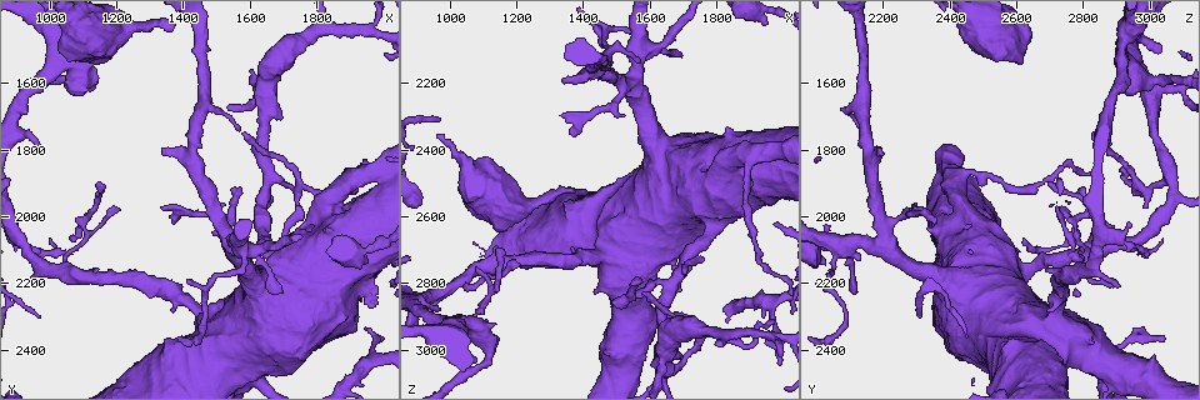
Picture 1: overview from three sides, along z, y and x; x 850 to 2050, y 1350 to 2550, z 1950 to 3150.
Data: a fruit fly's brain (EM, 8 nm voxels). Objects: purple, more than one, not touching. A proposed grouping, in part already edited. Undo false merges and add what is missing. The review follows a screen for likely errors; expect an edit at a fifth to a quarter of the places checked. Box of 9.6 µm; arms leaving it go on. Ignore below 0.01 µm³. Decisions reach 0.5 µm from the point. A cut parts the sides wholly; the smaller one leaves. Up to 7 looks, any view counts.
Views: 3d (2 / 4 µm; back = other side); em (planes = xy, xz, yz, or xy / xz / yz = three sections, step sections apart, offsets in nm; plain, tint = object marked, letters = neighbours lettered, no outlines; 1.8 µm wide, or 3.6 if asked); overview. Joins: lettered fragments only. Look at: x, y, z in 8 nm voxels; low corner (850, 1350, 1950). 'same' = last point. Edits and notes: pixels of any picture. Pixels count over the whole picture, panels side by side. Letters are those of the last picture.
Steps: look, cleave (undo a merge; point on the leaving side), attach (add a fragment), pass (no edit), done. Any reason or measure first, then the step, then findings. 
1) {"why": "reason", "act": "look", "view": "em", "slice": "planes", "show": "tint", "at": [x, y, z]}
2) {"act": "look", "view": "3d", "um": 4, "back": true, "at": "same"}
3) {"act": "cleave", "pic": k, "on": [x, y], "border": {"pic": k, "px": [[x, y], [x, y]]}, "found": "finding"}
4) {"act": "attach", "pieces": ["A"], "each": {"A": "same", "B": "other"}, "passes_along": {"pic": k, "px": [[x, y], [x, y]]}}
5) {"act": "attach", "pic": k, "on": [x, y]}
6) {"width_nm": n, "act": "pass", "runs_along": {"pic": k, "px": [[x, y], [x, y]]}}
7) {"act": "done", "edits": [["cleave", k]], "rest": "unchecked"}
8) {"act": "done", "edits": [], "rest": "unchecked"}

{"why": "sharp bend", "act": "look", "view": "3d", "um": 2, "back": true, "at": [1660, 1890, 3060]}

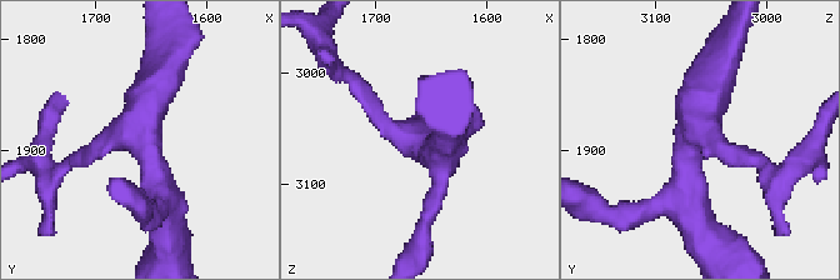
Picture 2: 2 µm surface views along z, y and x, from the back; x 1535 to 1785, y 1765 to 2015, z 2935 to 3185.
{"arms": 4, "act": "look", "view": "em", "um": 3.6, "slice": "planes", "show": "plain", "at": [1658, 1886, 3062]}

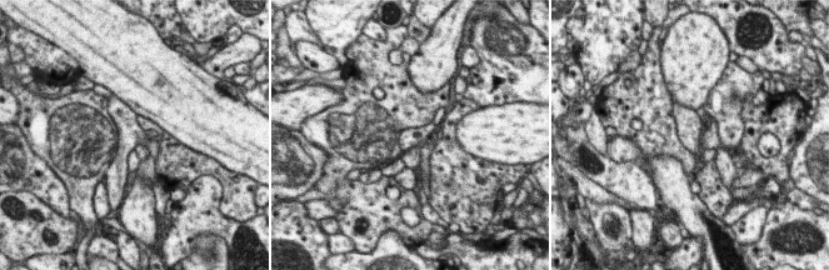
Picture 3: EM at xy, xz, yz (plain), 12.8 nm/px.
{"why": "what lies round it", "act": "look", "view": "em", "um": 3.6, "slice": "planes", "show": "letters", "at": "same"}

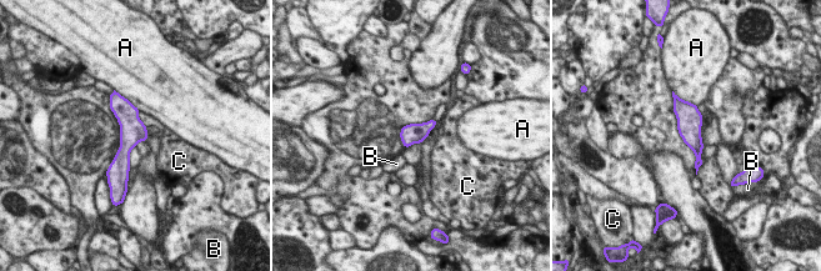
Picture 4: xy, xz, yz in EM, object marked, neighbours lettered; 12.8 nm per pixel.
{"act": "pass", "each": {"A": "other", "B": "other", "C": "other"}, "border": {"pic": 4, "px": [[119, 94], [140, 110]]}, "found": "one cell here"}

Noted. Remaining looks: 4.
{"why": "thick turns thin", "act": "look", "view": "3d", "um": 2, "at": [1650, 1630, 3000]}

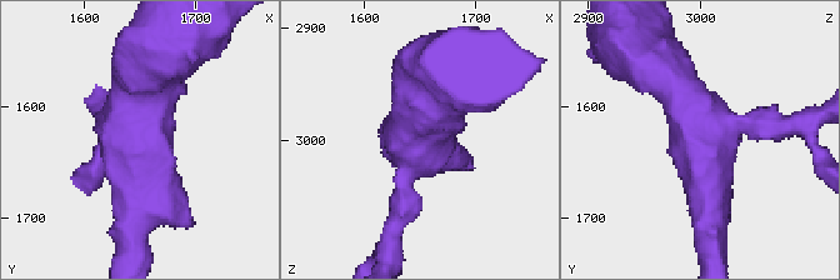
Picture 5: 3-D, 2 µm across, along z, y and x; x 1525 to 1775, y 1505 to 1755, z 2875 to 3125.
{"arms": 3, "arm_widths_nm": [170, 220, 460], "act": "look", "view": "em", "um": 3.6, "slice": "xy", "step": 8, "show": "tint", "at": [1650, 1624, 3004]}

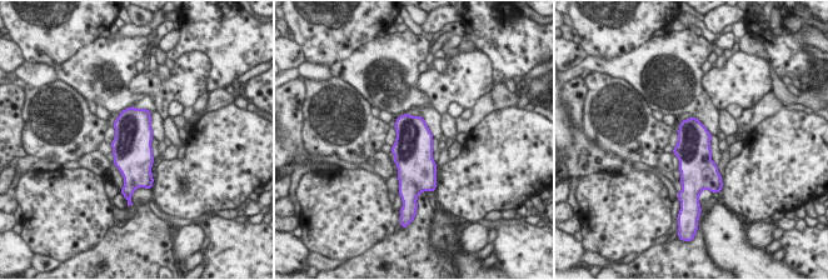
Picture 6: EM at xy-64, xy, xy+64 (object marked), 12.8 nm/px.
{"why": "another direction", "act": "look", "view": "em", "um": 3.6, "slice": "planes", "show": "letters", "at": "same"}

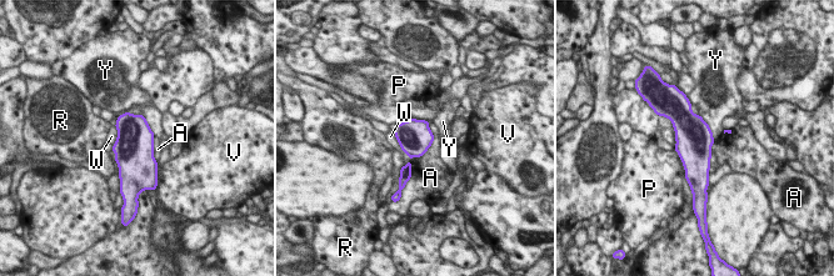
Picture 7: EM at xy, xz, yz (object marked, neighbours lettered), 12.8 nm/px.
{"act": "pass", "each": {"A": "other", "P": "other", "R": "other", "V": "other", "W": "other", "Y": "other"}, "found": "one cell here"}

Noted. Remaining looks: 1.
{"act": "done", "edits": [], "rest": "unchecked"}

